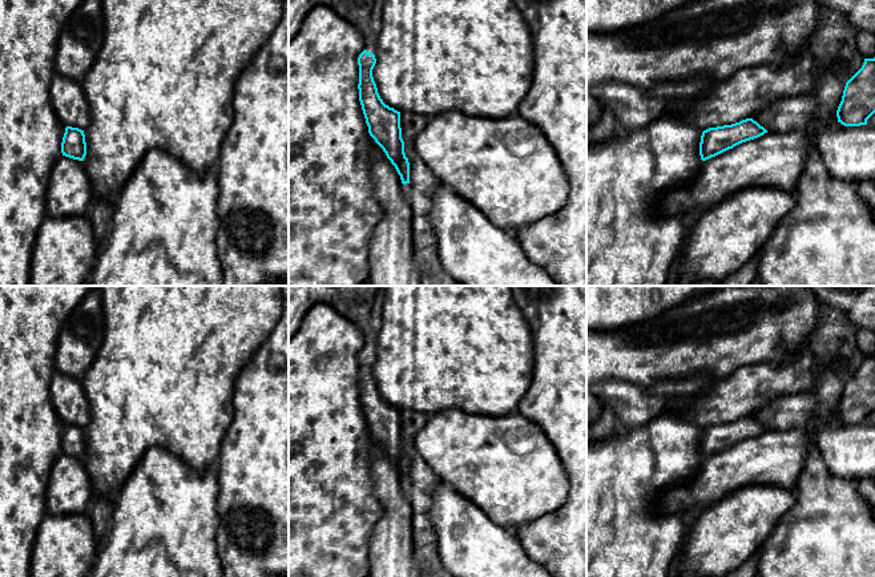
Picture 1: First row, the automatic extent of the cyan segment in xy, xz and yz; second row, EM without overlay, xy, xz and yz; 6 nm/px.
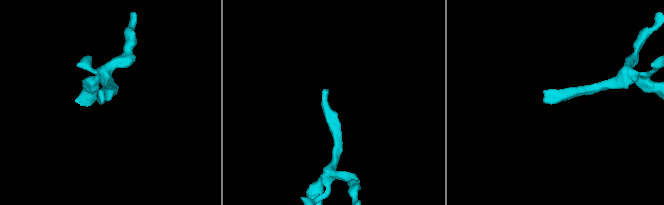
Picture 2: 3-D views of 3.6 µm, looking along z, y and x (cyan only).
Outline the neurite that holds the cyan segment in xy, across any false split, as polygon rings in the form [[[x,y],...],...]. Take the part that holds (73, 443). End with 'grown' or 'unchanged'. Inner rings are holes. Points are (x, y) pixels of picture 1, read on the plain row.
[[[66,424],[61,440],[61,451],[65,455],[84,459],[86,453],[86,440],[84,428]]] | unchanged

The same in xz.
[[[289,286],[289,340],[297,334],[305,315],[318,303],[332,306],[351,320],[366,339],[358,355],[359,399],[370,433],[395,464],[402,481],[410,481],[410,460],[404,451],[400,409],[383,400],[372,375],[376,362],[376,323],[371,318],[372,300],[379,286]]] | grown

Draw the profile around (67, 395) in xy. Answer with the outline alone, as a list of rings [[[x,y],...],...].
[[[59,371],[49,386],[51,402],[65,424],[86,428],[90,421],[90,405],[81,382]]]

